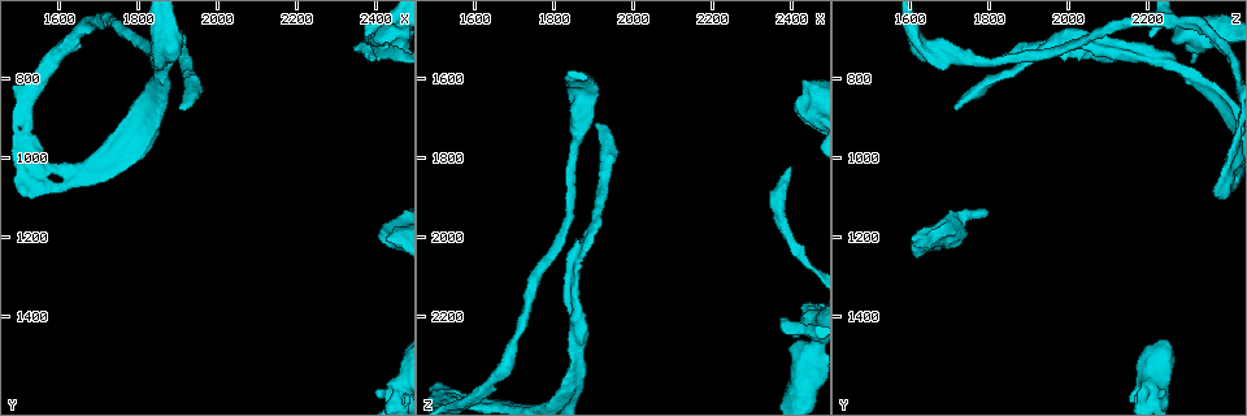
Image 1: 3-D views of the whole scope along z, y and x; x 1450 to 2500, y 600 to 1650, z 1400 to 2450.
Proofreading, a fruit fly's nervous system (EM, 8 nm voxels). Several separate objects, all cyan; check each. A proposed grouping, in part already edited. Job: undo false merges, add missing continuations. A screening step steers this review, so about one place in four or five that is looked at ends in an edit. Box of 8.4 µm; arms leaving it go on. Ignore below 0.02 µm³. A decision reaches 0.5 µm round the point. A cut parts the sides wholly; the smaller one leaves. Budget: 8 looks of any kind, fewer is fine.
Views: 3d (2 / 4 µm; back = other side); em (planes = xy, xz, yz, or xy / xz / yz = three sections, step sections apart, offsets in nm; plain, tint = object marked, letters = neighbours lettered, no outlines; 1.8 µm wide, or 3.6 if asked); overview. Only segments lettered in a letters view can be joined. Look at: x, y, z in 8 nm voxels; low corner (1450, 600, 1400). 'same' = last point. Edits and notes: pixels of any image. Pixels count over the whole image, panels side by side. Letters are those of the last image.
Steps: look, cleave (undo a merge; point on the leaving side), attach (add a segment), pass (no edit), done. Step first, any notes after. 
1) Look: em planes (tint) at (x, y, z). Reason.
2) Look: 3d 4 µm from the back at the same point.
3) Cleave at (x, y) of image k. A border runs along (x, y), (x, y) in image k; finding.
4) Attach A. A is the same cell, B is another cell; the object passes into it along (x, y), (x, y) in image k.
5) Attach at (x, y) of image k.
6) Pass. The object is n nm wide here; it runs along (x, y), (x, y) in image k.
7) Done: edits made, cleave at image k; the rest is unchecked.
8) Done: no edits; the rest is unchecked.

Look: 3d 2 µm at (2435, 1200, 1605).

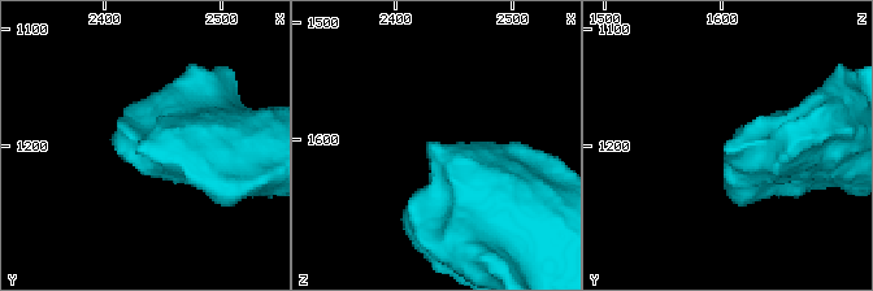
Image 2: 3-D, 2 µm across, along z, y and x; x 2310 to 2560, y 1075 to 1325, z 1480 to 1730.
Look: em xy step 16 (letters) at (2430, 1202, 1600).

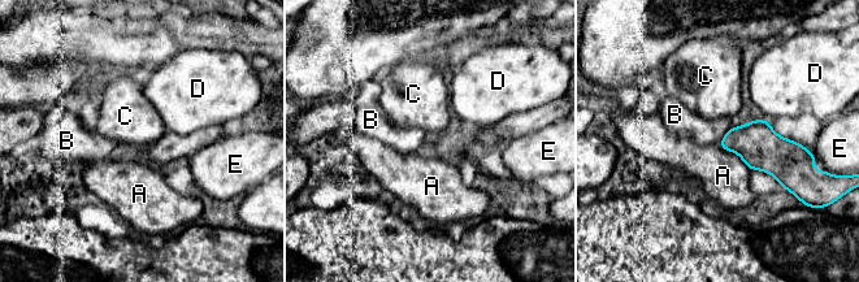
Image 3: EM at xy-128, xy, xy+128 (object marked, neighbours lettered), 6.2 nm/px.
Pass. A, B, C, D and E are other cells; a border runs along (730, 128), (717, 143) in image 3; none of them fits.

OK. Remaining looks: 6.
Look: em planes (tint) at (2395, 750, 1820). Tapers out.

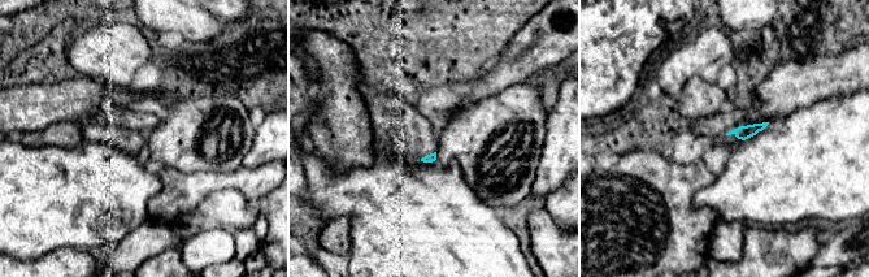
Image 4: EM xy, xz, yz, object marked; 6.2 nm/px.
Look: em planes (letters) at the same point. See the neighbours.

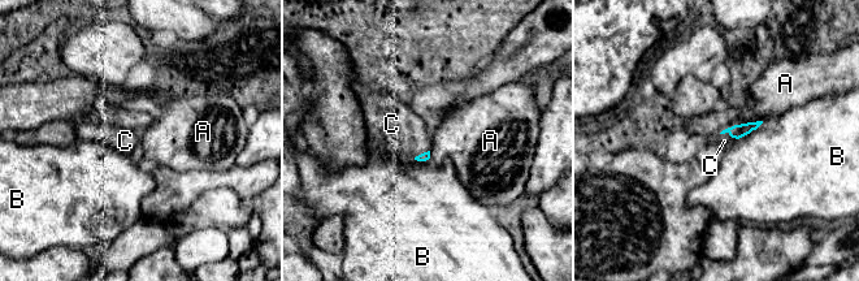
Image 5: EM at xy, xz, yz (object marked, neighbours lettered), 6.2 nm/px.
Attach C. C is the same cell, A and B are other cells; the object passes into it along (737, 132), (728, 133), (724, 141) in image 5; the neuron continues.

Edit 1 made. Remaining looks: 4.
Look: overview.

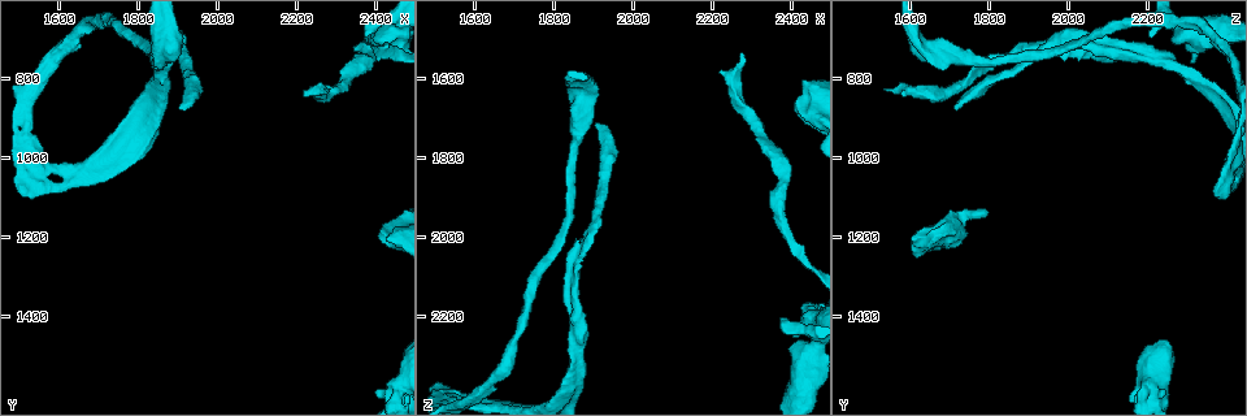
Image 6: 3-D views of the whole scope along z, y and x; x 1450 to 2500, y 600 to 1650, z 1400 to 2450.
Look: em planes (letters) at (2270, 820, 1540). Free end.

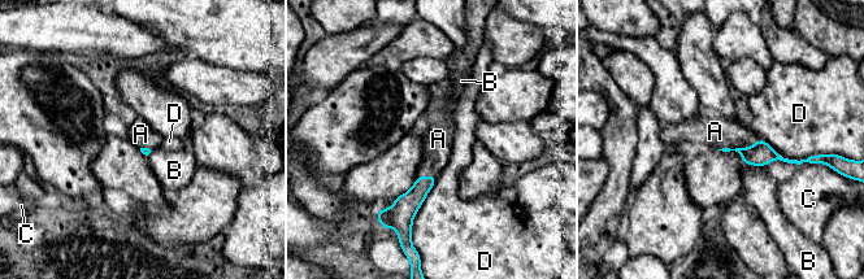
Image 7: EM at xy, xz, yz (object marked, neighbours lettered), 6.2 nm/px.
Attach A. A is the same cell, B, C and D are other cells; the object passes into it along (760, 153), (739, 148), (715, 131) in image 7; it goes on there.

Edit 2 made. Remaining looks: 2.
Done: edits made, attach at image 5, attach at image 7; the rest is unchecked.

